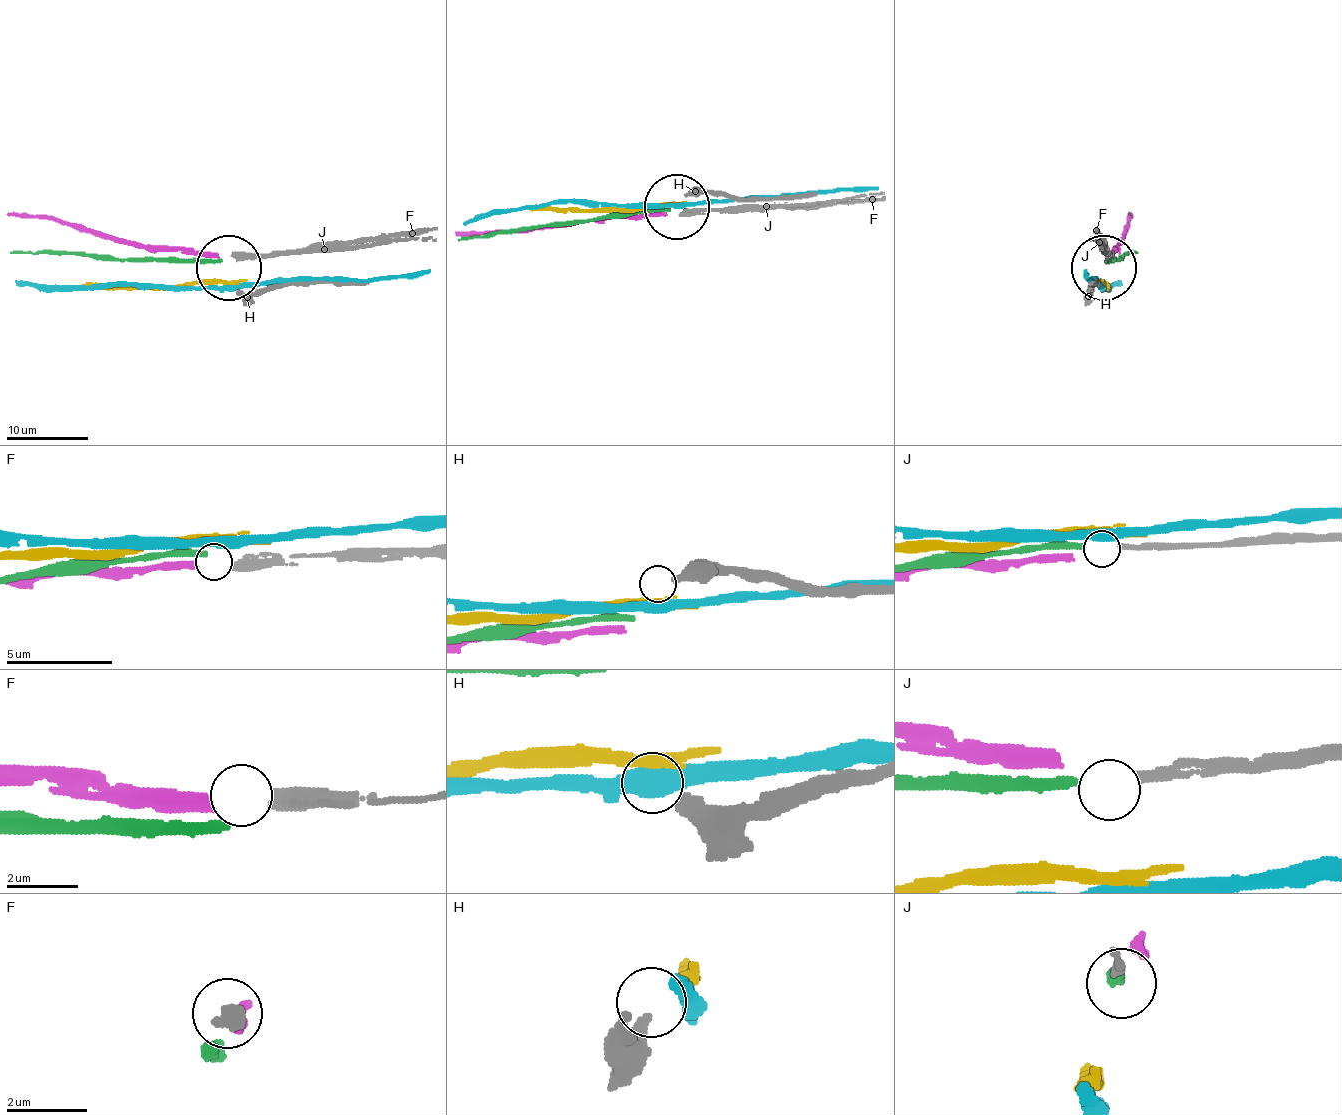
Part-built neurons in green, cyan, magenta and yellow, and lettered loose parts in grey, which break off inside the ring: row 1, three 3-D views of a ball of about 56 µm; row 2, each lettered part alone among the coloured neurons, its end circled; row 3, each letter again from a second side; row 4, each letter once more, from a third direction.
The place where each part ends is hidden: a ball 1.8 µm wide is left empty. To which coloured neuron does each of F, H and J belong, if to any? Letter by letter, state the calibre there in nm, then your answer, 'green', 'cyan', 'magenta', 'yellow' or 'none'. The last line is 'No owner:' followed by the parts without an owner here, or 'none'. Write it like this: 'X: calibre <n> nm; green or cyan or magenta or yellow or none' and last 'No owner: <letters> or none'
F: calibre 480 nm; magenta
H: calibre 360 nm; none
J: calibre 260 nm; green
No owner: H

